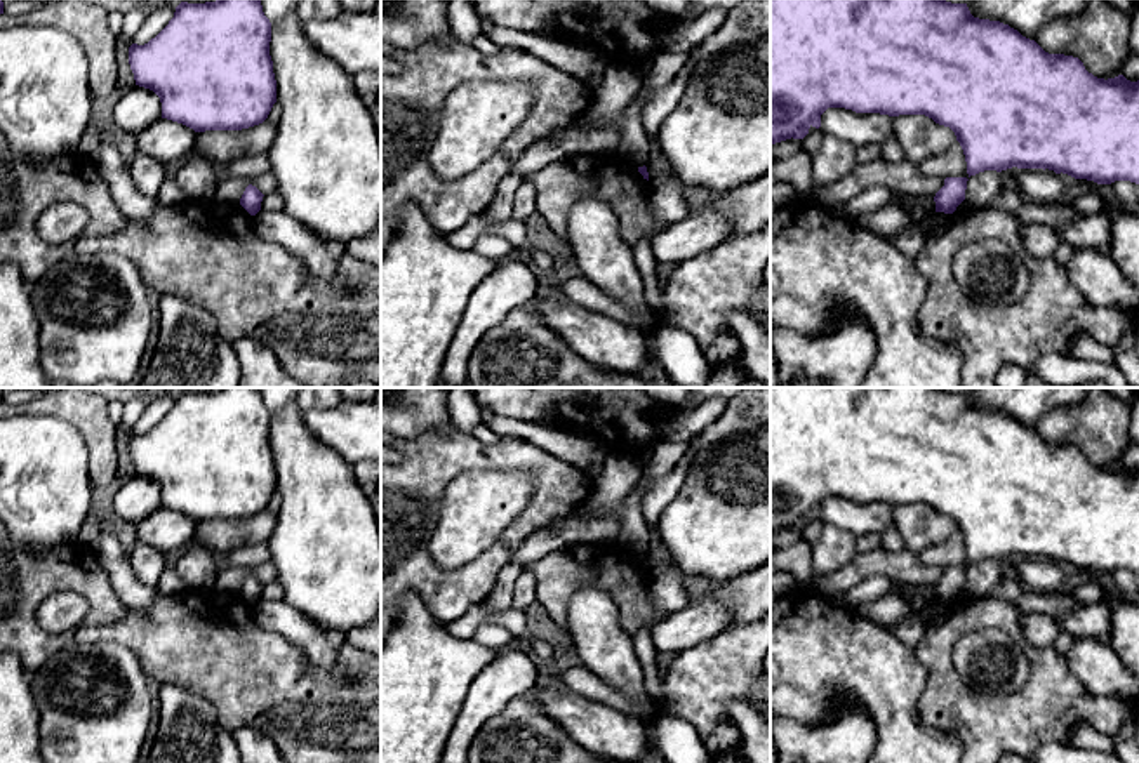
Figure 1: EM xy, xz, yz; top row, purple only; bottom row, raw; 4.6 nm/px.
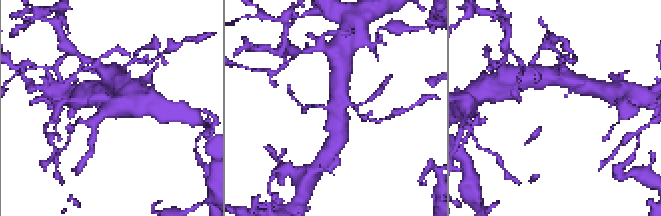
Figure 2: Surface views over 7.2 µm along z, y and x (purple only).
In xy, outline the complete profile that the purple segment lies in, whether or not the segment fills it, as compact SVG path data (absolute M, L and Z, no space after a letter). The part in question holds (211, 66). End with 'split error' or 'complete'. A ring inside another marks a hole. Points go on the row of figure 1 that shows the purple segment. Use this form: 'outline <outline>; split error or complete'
outline M261 0L181 2L155 38L129 47L129 64L136 85L160 97L162 118L195 132L242 130L263 123L276 103L270 42L271 23Z; complete

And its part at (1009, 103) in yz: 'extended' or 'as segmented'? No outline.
as segmented

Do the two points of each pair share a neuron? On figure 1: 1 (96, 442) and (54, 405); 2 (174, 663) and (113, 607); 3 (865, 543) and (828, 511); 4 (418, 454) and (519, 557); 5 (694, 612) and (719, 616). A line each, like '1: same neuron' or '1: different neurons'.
1: same neuron
2: different neurons
3: different neurons
4: different neurons
5: same neuron

